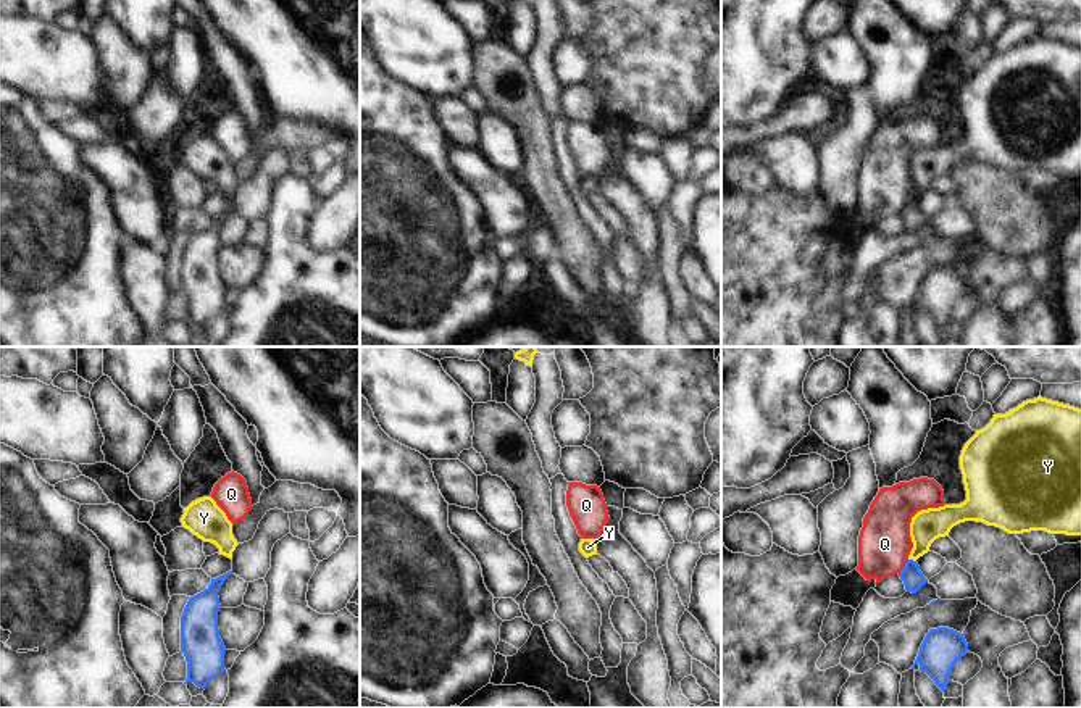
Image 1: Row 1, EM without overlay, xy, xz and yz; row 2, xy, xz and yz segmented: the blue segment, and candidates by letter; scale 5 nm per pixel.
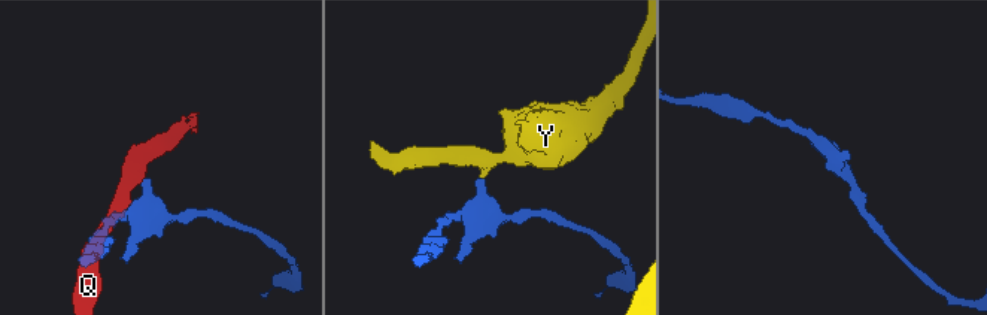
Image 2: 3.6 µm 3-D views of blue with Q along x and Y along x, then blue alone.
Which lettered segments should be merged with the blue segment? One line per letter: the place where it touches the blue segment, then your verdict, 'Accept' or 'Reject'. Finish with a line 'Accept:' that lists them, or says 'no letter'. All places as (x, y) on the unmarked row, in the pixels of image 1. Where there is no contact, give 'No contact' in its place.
Q: Touches blue at yz (904, 207). Reject
Y: Touches blue at yz (912, 199). Accept
Accept: Y

